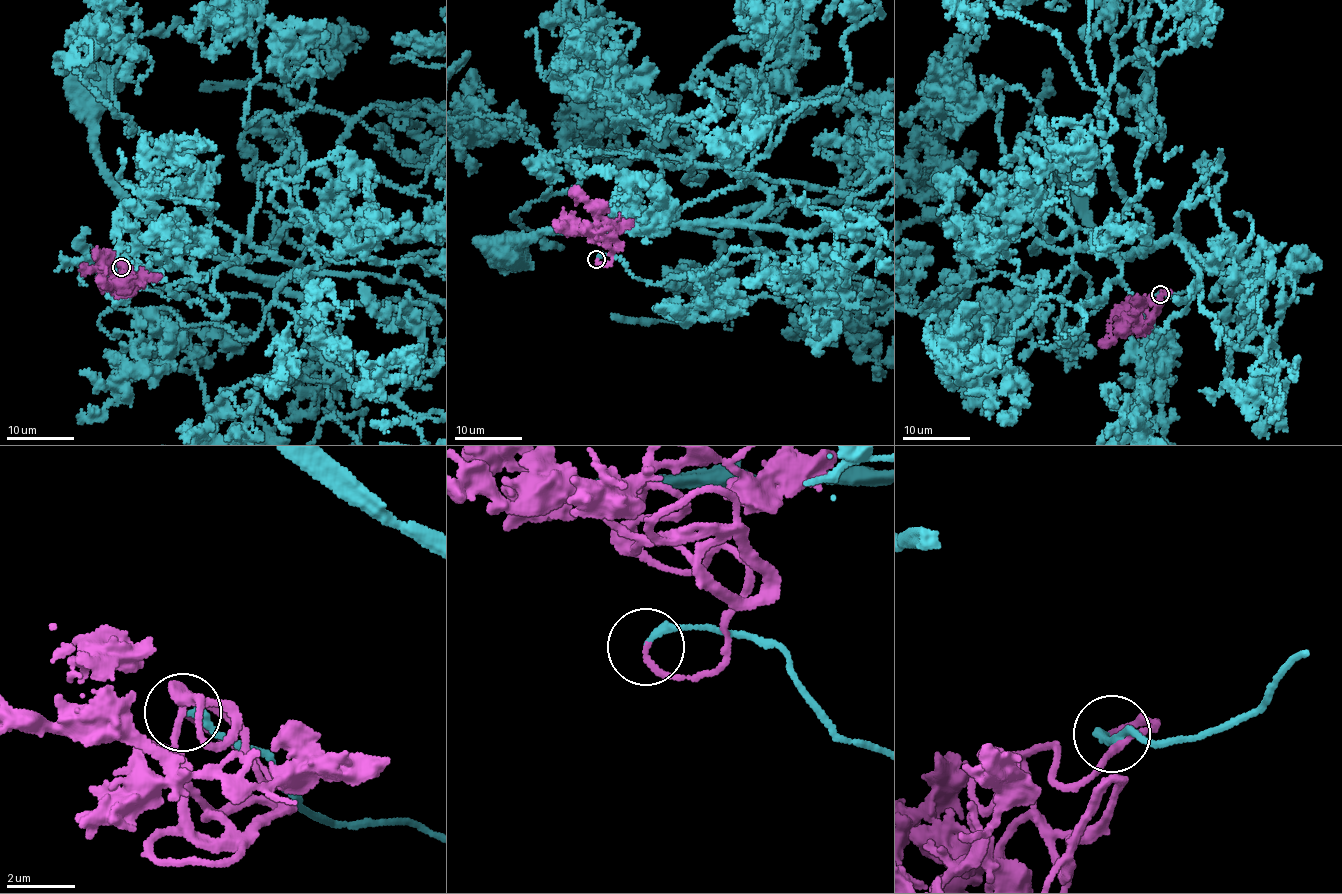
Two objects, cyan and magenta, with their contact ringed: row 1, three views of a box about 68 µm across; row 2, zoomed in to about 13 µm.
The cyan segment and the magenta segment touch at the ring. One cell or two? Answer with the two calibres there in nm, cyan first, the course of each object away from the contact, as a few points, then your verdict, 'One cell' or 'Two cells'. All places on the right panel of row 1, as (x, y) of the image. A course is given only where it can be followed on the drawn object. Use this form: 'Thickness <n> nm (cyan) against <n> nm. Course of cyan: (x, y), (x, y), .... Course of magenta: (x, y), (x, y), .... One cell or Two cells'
Thickness 220 nm (cyan) against 170 nm. Course of cyan: (1160, 293), (1200, 276), (1192, 247), (1219, 272), (1266, 259), (1206, 265), (1171, 238), (1115, 258), (1073, 174). Course of magenta: (1160, 293), (1169, 291), (1158, 301), (1160, 304), (1156, 312), (1143, 311), (1113, 339), (1108, 340), (1108, 325). One cell

